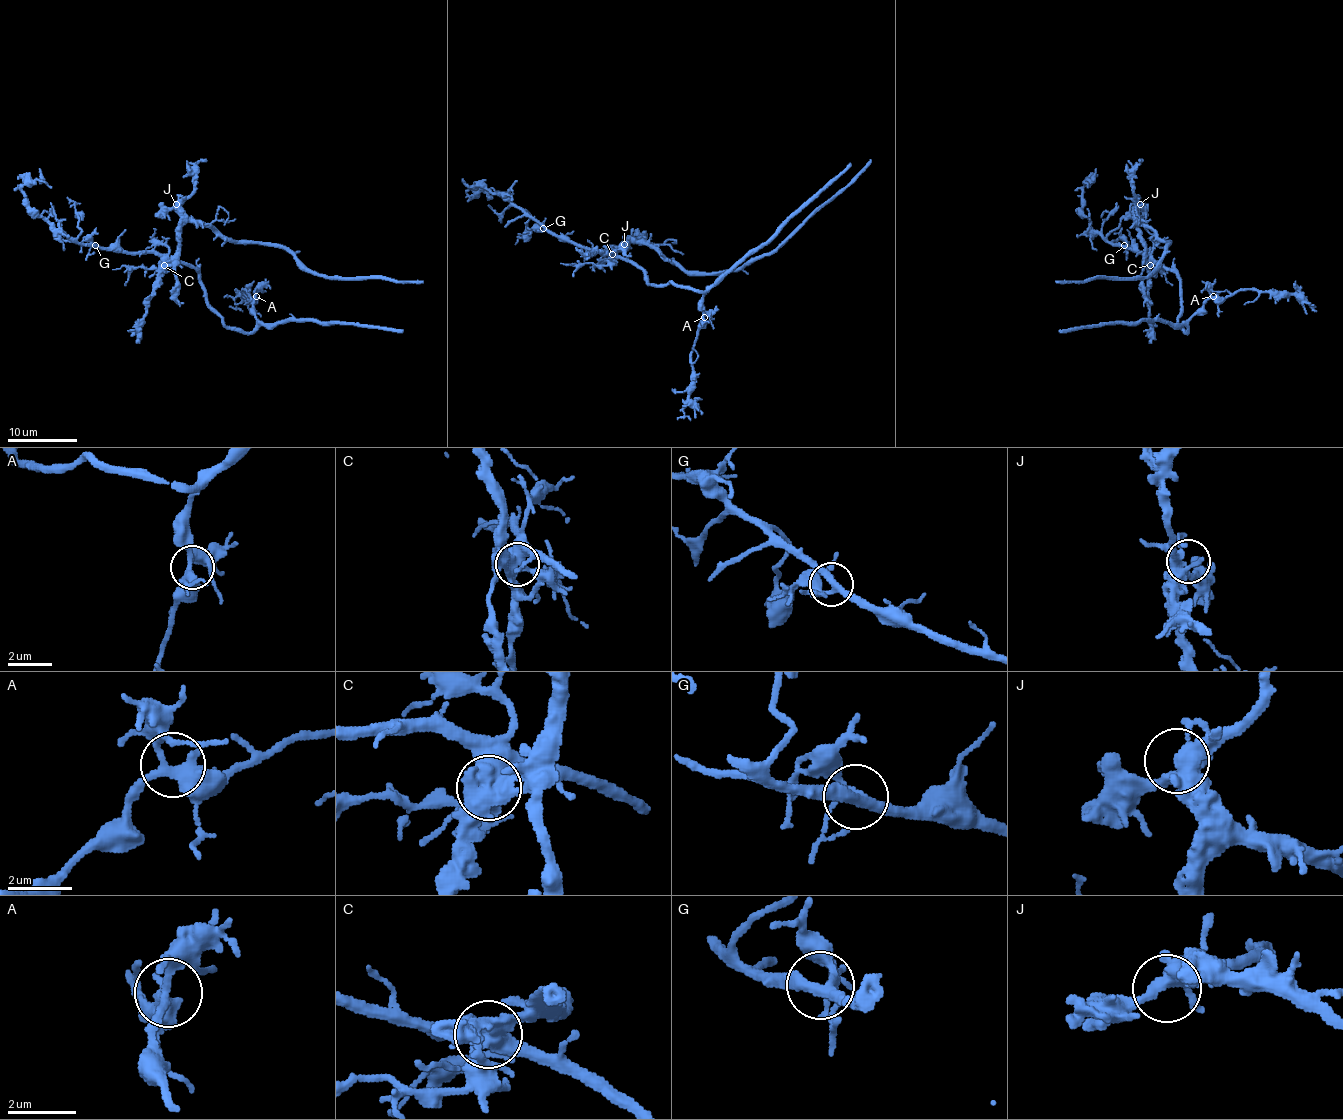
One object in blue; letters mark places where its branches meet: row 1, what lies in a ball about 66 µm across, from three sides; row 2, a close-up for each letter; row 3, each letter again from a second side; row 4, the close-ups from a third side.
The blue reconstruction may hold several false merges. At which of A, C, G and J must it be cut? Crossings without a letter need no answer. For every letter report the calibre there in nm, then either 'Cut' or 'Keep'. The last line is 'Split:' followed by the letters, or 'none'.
A: Thickness 340 nm. Keep
C: Thickness 500 nm. Cut
G: Thickness 280 nm. Keep
J: Thickness 400 nm. Keep
Split: C

